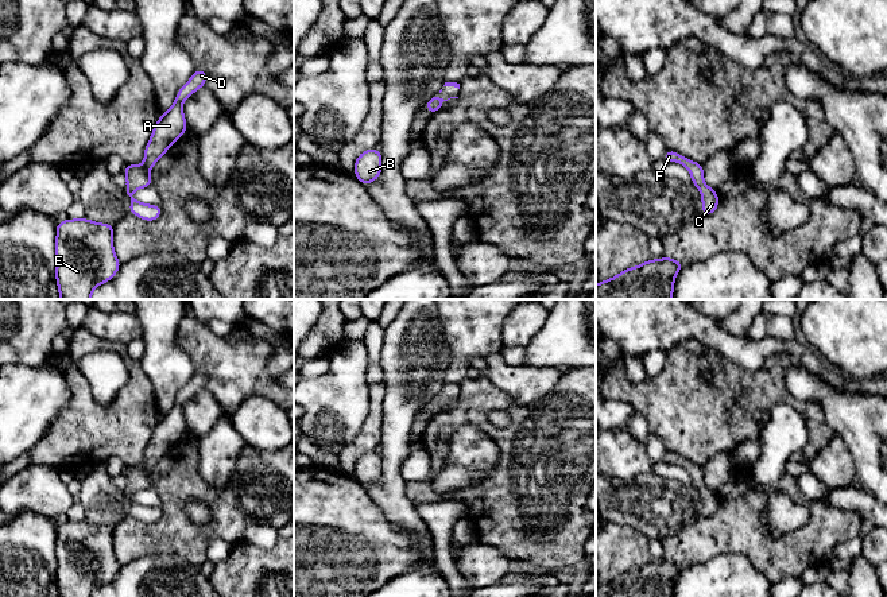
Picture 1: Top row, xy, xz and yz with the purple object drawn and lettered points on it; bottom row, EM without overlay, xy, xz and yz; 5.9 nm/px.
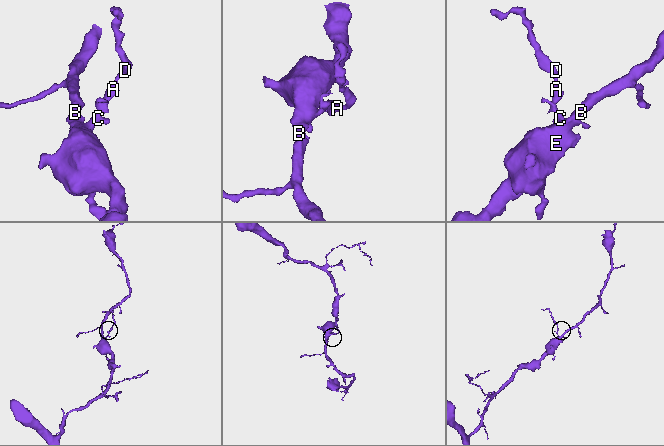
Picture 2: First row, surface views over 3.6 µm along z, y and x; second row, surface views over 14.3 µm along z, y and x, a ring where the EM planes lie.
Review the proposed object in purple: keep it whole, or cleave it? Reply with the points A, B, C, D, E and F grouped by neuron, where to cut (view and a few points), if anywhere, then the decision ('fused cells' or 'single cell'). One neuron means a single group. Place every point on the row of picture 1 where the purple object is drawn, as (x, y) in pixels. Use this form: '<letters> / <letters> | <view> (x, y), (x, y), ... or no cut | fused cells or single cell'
A B C D E F | no cut | single cell

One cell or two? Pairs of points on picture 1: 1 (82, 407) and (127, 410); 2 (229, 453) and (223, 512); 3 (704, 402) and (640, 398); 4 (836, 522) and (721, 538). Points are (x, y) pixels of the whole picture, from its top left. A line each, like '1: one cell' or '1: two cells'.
1: one cell
2: two cells
3: one cell
4: one cell

